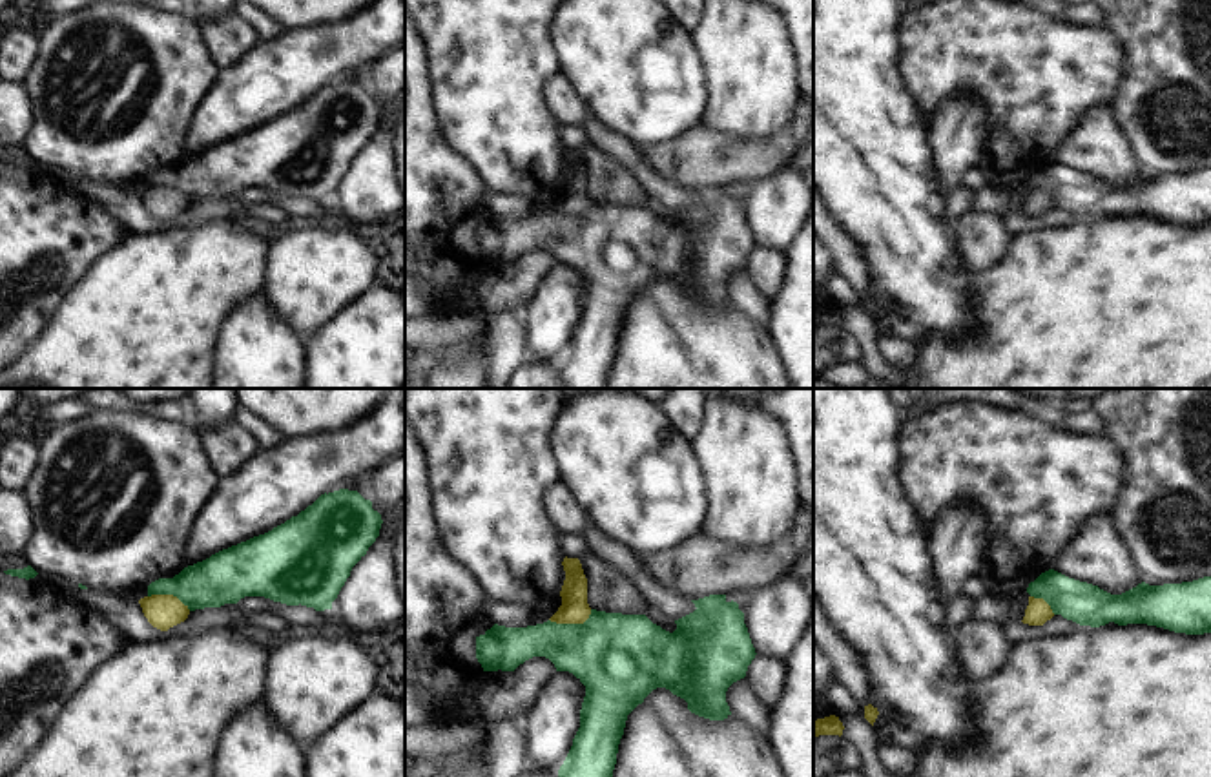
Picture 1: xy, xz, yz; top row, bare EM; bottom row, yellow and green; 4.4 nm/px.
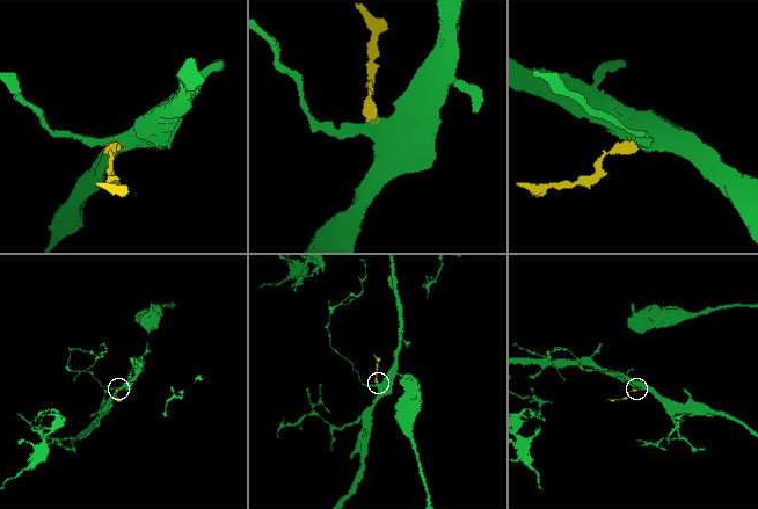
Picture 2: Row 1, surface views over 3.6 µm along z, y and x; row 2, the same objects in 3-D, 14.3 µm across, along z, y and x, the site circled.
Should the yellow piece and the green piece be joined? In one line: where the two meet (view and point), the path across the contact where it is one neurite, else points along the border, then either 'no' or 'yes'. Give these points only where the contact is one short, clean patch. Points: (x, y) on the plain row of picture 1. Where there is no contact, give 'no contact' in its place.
meets yellow in xz at (571, 214); border along xz (591, 201), (582, 214), (553, 214), (549, 210); no

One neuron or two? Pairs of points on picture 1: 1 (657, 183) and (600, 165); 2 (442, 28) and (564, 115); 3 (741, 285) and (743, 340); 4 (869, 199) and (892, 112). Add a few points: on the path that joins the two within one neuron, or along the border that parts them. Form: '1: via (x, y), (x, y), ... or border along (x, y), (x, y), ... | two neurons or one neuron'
1: border along (595, 146), (610, 155), (659, 203) | two neurons
2: border along (553, 73), (544, 84), (544, 104), (560, 126) | two neurons
3: border along (732, 303), (741, 314), (766, 331) | two neurons
4: via (872, 177), (872, 134) | one neuron

